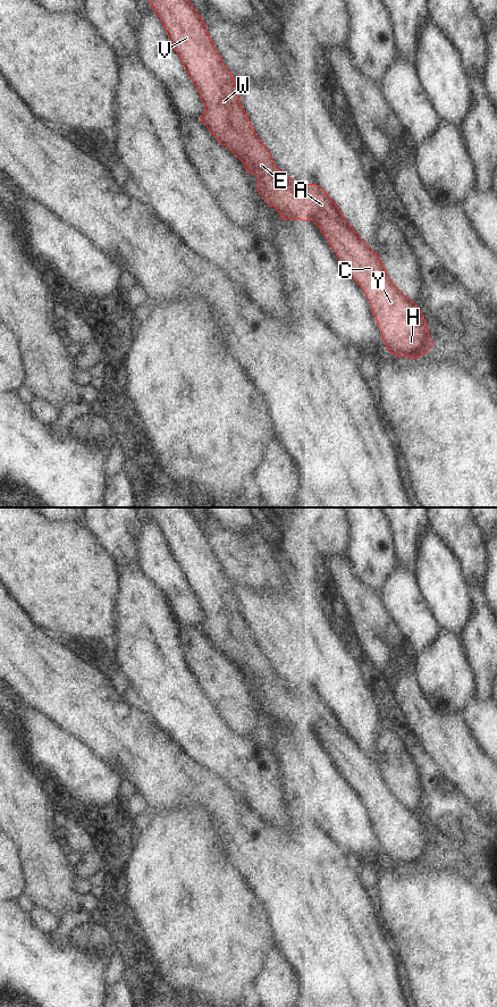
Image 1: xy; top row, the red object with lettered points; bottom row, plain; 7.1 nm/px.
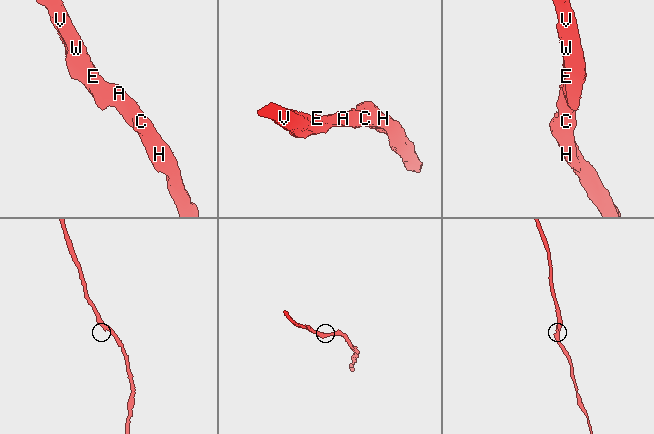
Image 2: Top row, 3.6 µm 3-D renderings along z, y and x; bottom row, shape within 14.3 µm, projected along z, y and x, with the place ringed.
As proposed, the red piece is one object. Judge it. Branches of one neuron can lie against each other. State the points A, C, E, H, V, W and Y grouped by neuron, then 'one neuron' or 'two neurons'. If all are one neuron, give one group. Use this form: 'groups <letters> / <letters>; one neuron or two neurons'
groups A C E H V W Y; one neuron

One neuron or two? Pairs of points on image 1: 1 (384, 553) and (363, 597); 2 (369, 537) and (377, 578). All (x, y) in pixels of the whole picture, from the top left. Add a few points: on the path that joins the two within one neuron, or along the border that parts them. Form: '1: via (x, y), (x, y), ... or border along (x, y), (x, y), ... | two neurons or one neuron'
1: border along (353, 563), (355, 573), (380, 594) | two neurons
2: via (372, 547), (375, 568) | one neuron

